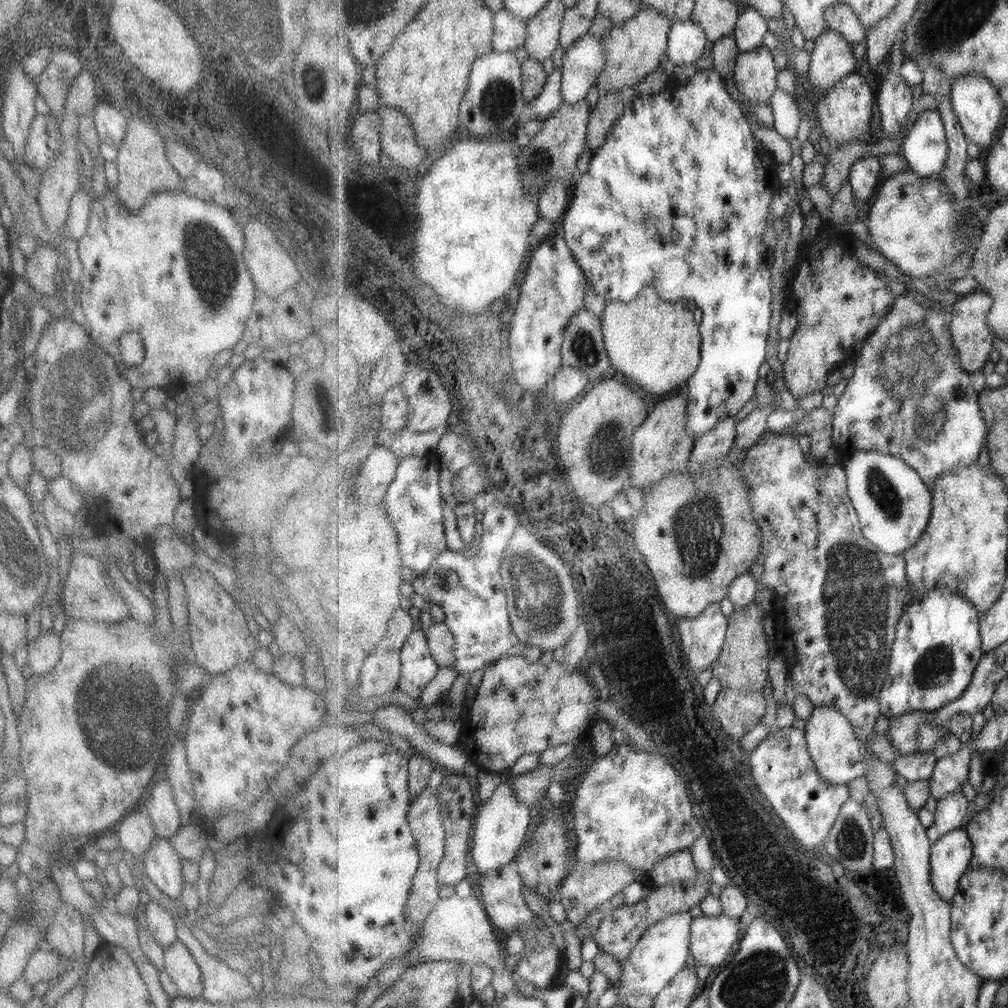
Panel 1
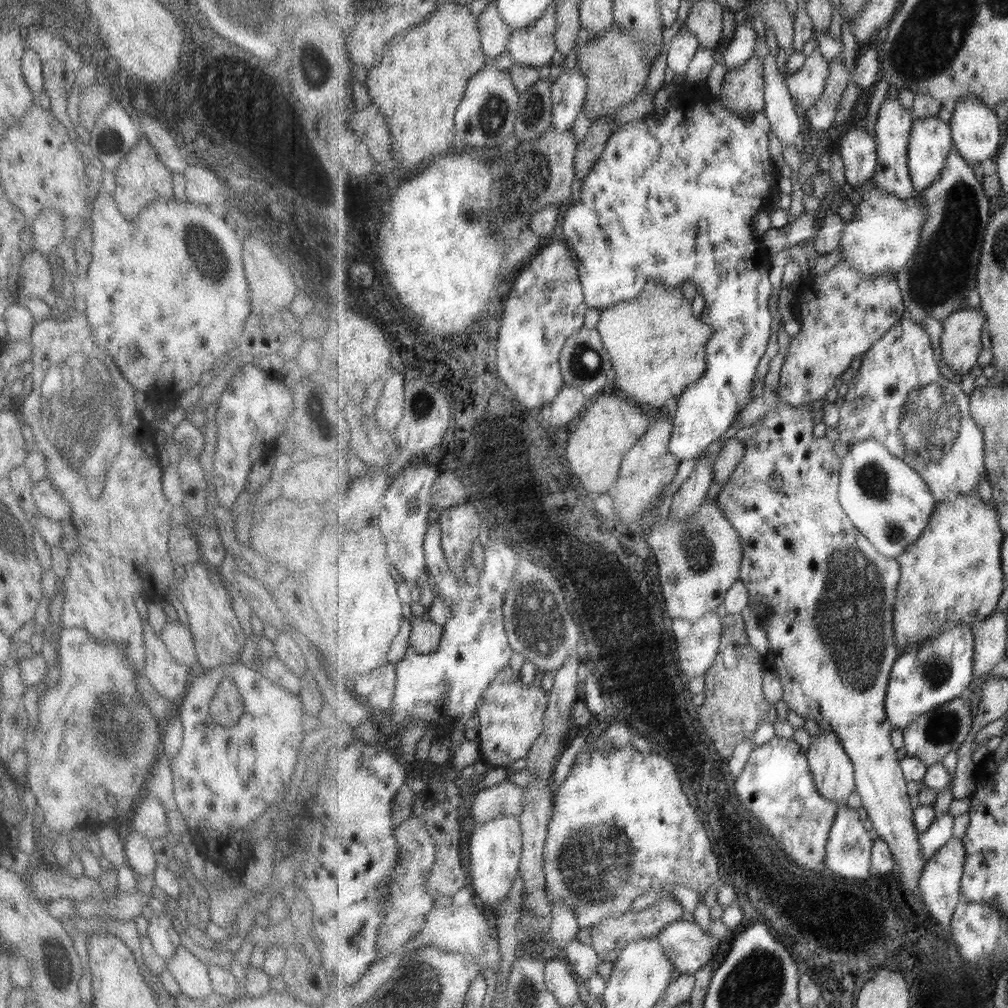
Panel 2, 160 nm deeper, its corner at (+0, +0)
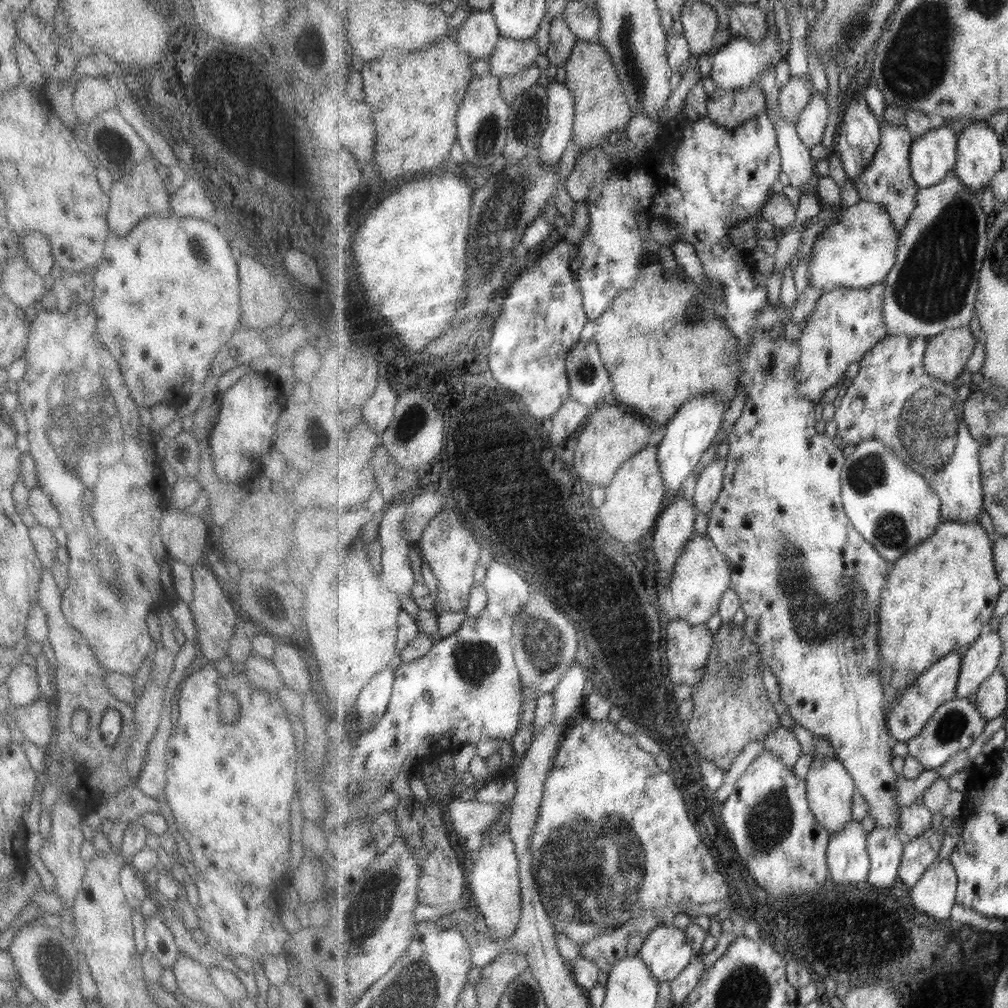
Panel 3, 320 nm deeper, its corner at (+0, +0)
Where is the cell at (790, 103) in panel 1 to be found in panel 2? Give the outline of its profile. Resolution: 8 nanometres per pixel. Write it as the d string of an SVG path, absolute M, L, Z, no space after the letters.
M765 39L758 40L755 54L761 56L765 64L766 107L764 113L772 124L772 132L781 144L795 147L795 142L803 132L805 118L797 113L798 104L790 93L786 78L777 66L777 58Z

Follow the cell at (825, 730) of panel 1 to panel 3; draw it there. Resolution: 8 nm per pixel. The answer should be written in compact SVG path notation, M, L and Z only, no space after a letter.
M816 756L806 776L806 794L810 808L831 835L847 828L854 821L854 794L858 791L856 782L843 763L836 756Z

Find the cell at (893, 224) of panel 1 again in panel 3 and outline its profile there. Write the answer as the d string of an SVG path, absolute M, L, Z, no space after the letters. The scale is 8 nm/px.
M859 201L856 205L840 208L838 220L838 223L822 231L822 235L818 235L813 243L812 257L807 264L807 271L810 274L809 284L819 289L822 294L839 286L866 288L880 283L884 284L897 262L897 250L901 234L894 227L891 214L887 213L887 209L883 205Z

